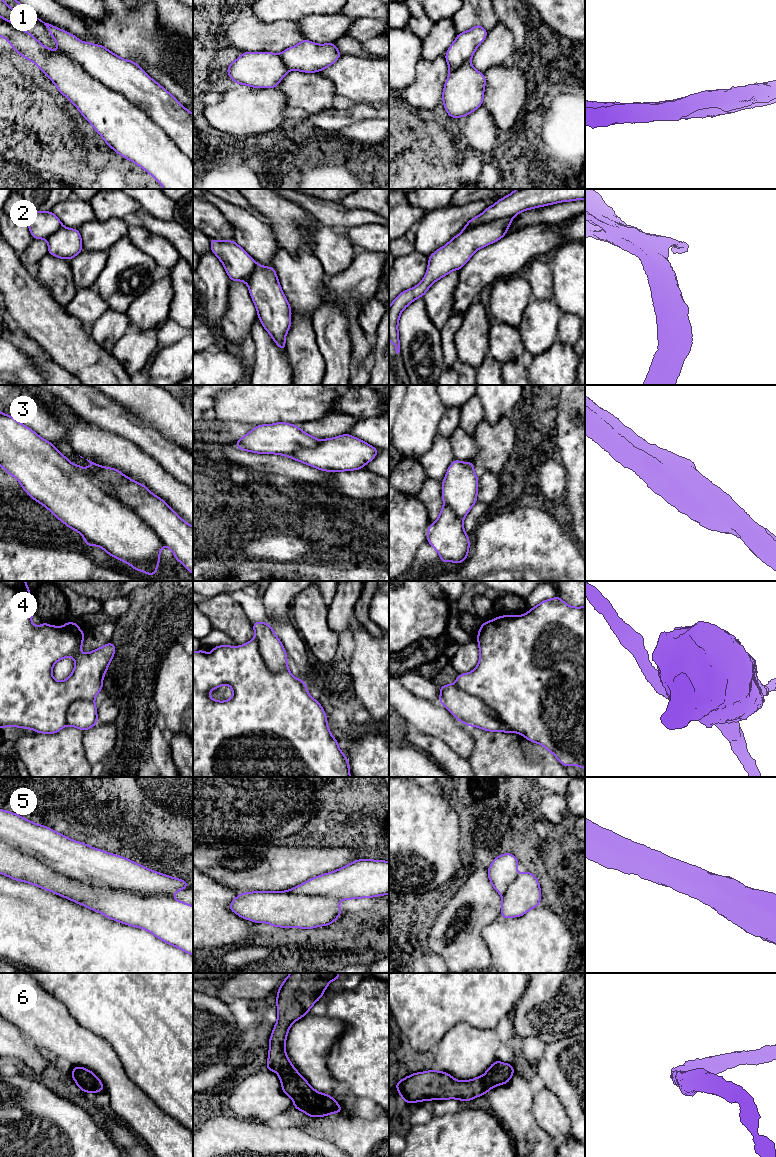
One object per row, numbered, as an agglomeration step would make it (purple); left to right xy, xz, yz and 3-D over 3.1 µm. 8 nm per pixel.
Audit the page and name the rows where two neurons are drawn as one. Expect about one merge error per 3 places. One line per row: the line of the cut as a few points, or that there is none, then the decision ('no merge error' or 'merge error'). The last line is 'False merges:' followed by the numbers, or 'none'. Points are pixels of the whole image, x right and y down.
1: no cut | no merge error
2: yz (512, 216), (480, 223), (462, 231) | merge error
3: no cut | no merge error
4: yz (454, 684), (459, 689), (478, 697), (514, 731) | merge error
5: no cut | no merge error
6: no cut | no merge error
False merges: 2, 4

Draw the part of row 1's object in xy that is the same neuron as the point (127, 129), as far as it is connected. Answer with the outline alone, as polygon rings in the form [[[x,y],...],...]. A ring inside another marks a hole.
[[[1,0],[9,8],[18,14],[25,14],[42,22],[50,35],[55,40],[59,47],[59,51],[51,50],[40,43],[30,32],[24,31],[17,24],[0,15],[0,37],[5,38],[13,50],[22,57],[36,64],[42,72],[56,85],[59,93],[62,93],[73,105],[80,111],[82,116],[94,127],[95,131],[104,139],[105,143],[110,146],[117,154],[132,161],[137,166],[142,167],[147,173],[154,177],[164,189],[193,189],[193,113],[189,112],[173,95],[171,95],[164,87],[159,85],[154,79],[146,74],[140,66],[131,61],[125,60],[120,56],[109,51],[103,45],[96,45],[89,42],[80,41],[75,35],[61,30],[56,26],[43,22],[41,19],[29,13],[22,3],[16,0]]]

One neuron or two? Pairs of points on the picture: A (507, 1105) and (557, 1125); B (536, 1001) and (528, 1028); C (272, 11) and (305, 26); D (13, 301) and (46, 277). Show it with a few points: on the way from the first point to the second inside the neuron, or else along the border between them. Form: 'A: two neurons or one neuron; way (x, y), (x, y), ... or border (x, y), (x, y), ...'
A: two neurons; border (534, 1092), (533, 1116), (536, 1122), (549, 1134)
B: one neuron; way (536, 1008), (535, 1013), (528, 1021)
C: one neuron; way (281, 11), (292, 11), (298, 17)
D: two neurons; border (35, 277), (49, 291), (54, 300)

